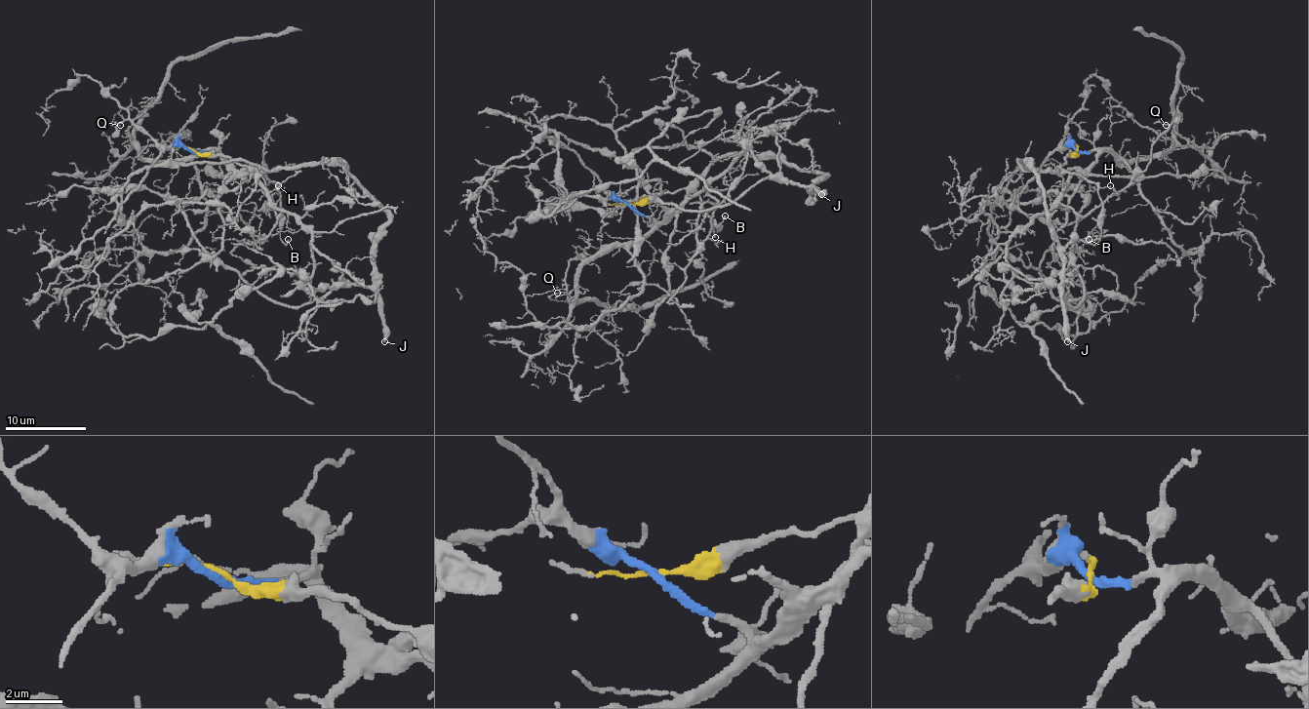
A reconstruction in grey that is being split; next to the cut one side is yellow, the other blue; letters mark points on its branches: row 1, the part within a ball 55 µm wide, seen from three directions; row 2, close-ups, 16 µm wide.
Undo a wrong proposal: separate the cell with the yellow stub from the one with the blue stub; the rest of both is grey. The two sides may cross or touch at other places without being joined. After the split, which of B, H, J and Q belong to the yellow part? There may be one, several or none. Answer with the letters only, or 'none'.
B, H, J

